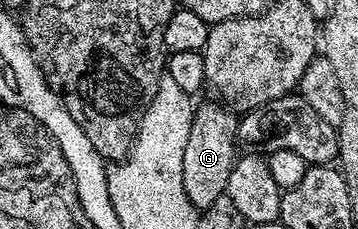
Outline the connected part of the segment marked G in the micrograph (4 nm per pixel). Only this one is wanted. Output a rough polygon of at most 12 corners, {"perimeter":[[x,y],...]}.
{"perimeter":[[196,109],[181,172],[198,211],[226,195],[236,115]]}

